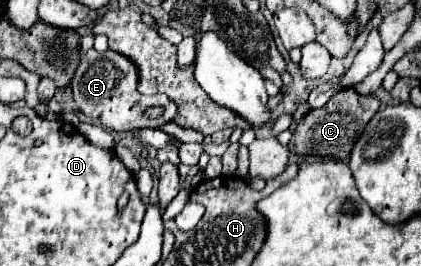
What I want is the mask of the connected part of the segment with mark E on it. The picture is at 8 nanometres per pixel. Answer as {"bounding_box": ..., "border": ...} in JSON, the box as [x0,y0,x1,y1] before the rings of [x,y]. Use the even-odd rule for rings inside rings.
{"bounding_box":[70,48,176,132],"border":[[[94,48],[80,56],[80,64],[70,82],[74,102],[78,104],[80,112],[98,120],[104,128],[110,128],[116,132],[132,132],[138,128],[158,128],[176,116],[176,104],[166,94],[144,96],[136,90],[136,84],[138,84],[138,70],[126,56],[112,50],[96,52]],[[152,106],[164,108],[164,114],[160,118],[146,116],[146,110]]]}

